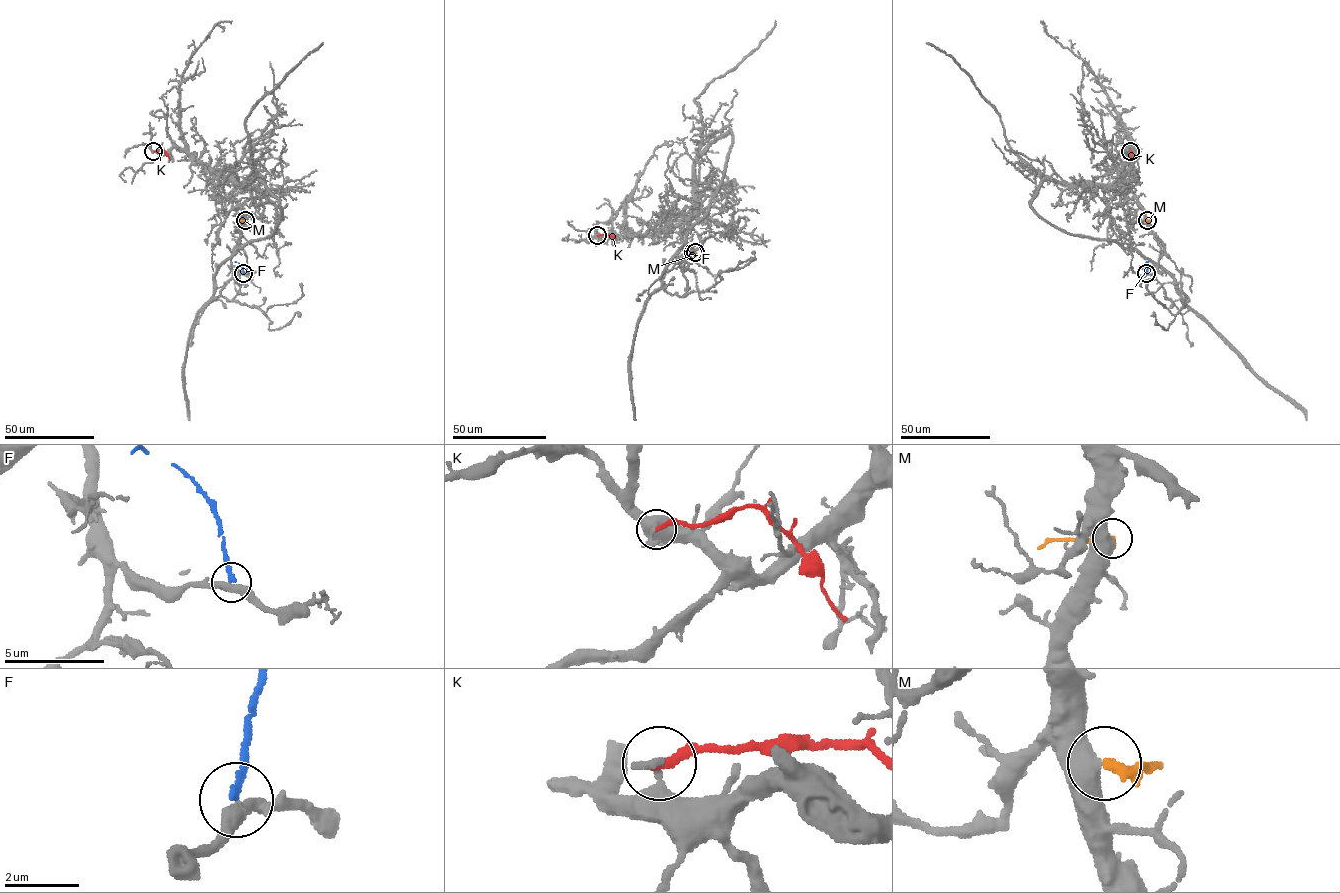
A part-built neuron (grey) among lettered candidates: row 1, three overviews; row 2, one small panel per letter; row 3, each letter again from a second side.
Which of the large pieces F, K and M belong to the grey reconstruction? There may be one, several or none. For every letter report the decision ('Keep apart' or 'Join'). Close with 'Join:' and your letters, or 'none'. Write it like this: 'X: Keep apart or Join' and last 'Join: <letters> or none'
F: Keep apart
K: Keep apart
M: Join
Join: M

